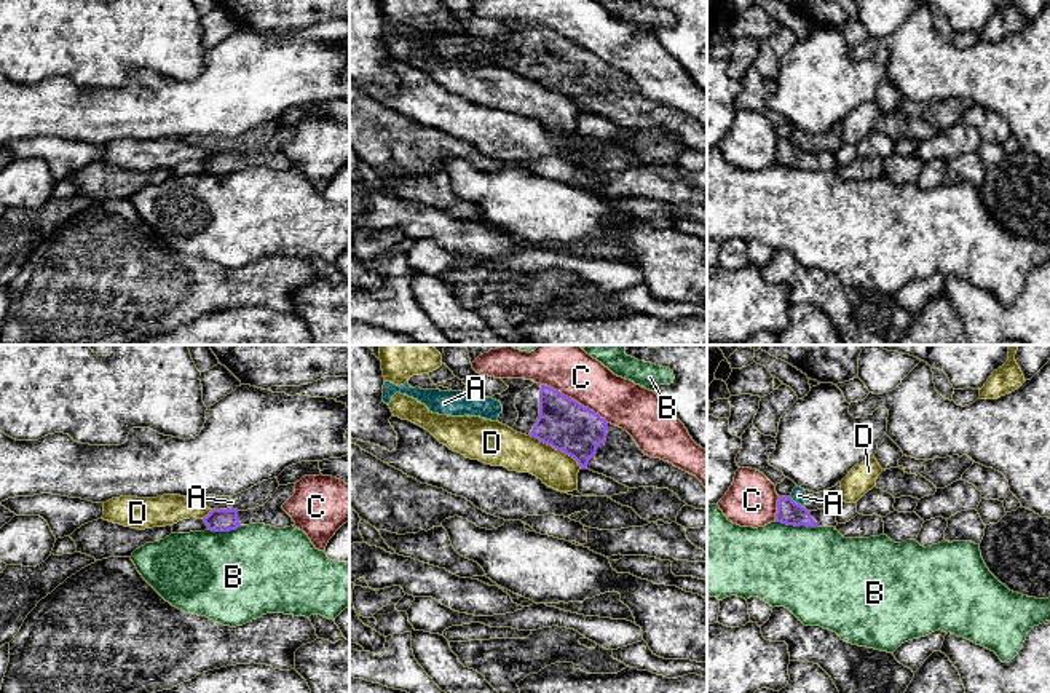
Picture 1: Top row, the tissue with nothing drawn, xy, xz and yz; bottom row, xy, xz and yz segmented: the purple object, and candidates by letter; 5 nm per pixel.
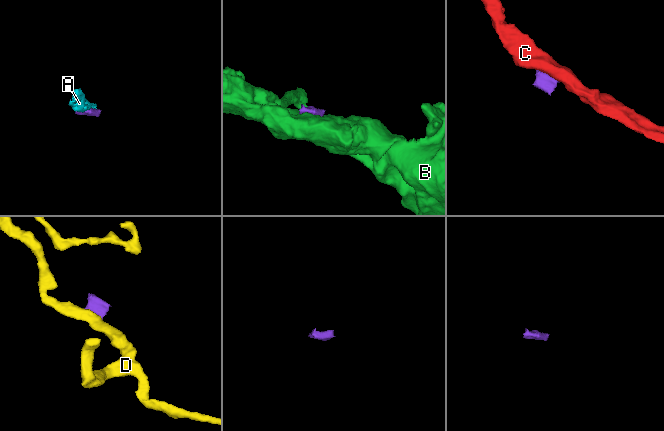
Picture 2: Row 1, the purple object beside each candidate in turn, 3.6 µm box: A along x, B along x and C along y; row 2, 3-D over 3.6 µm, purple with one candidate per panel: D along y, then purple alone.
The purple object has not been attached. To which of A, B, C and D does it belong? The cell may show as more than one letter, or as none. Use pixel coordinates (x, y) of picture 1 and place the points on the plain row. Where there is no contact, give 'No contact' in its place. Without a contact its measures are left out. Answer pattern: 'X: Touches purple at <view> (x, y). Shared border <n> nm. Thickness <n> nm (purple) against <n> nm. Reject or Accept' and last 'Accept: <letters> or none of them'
A: Touches purple at yz (793, 144). Shared border 90 nm. Thickness 120 nm (purple) against 80 nm. Reject
B: Touches purple at yz (795, 168). Shared border 220 nm. Thickness 120 nm (purple) against 440 nm. Reject
C: Touches purple at xz (578, 45). Shared border 360 nm. Thickness 260 nm (purple) against 240 nm. Reject
D: Touches purple at xz (556, 90). Shared border 300 nm. Thickness 260 nm (purple) against 190 nm. Reject
Accept: none of them

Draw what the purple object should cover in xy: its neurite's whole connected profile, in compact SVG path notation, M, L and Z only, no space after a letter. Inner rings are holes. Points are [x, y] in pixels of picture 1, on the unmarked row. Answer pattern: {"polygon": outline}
{"polygon": "M295 126L279 128L271 141L255 152L238 153L238 152L212 152L206 160L204 166L212 174L230 174L241 168L265 166L276 171L295 169L292 160L282 152L282 147L295 136Z"}

